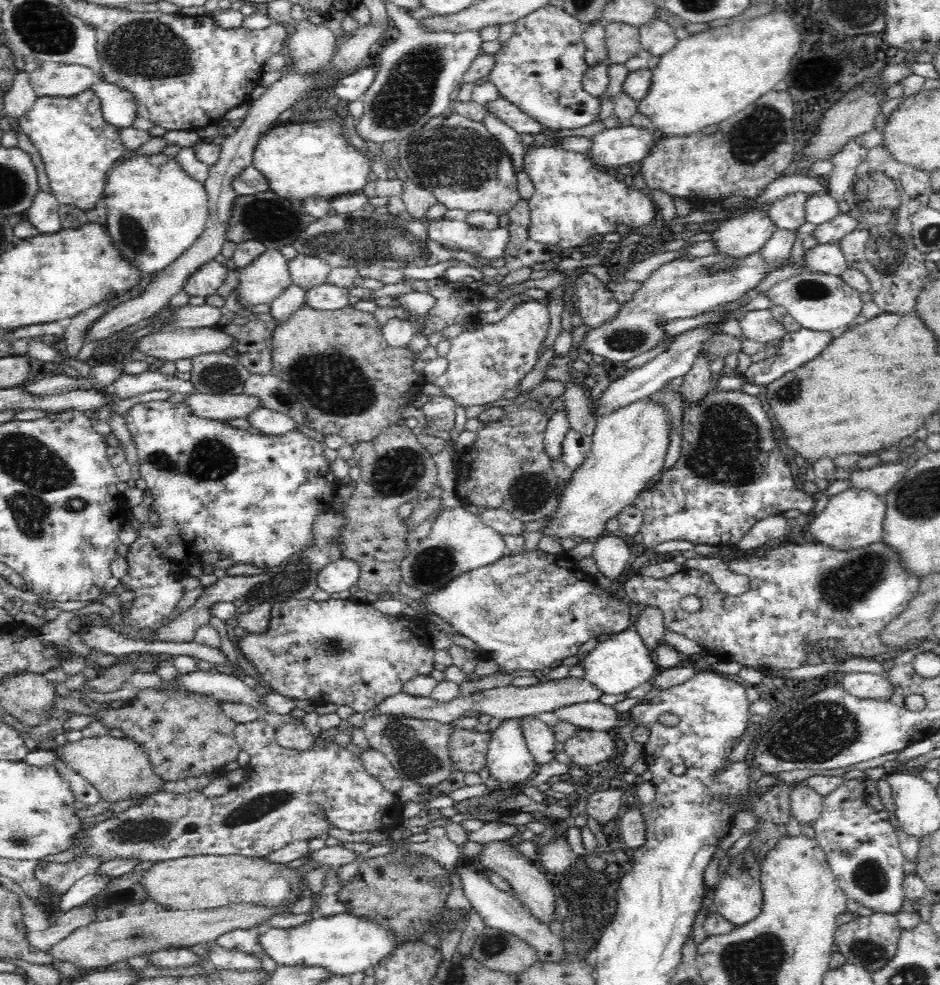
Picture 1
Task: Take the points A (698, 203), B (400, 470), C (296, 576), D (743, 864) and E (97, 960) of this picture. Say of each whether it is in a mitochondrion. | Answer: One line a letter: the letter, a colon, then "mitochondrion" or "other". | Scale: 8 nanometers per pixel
A: other
B: mitochondrion
C: mitochondrion
D: mitochondrion
E: other

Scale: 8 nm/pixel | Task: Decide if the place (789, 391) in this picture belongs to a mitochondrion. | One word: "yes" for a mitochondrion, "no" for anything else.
yes

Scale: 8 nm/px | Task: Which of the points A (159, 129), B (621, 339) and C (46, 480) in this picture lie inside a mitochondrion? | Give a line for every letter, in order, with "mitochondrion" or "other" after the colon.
A: other
B: mitochondrion
C: mitochondrion

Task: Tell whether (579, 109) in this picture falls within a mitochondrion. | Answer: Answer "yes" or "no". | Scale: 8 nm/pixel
no

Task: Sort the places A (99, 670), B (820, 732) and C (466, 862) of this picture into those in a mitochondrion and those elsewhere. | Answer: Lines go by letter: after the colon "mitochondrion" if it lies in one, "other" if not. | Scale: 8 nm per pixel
A: other
B: mitochondrion
C: other

